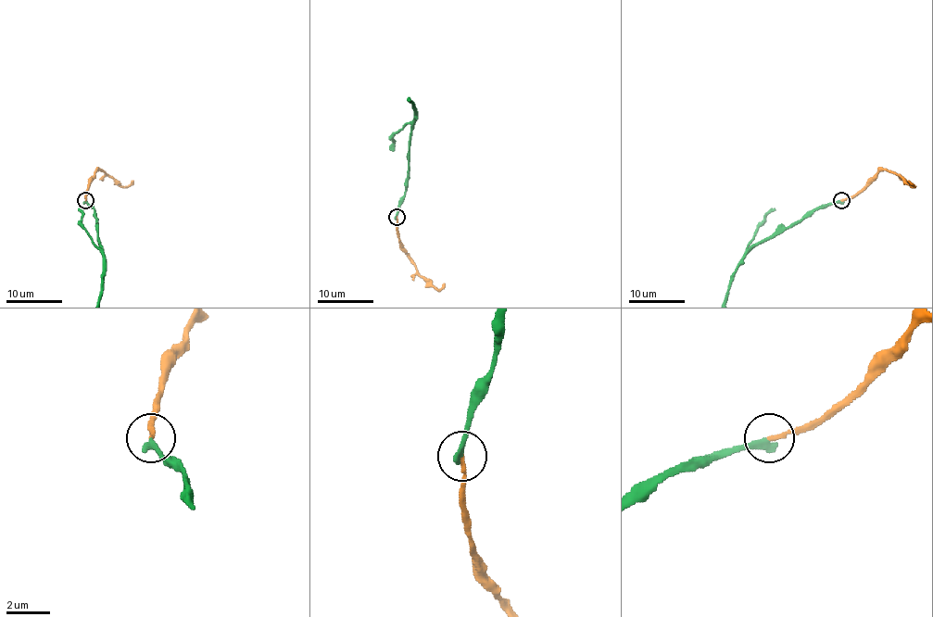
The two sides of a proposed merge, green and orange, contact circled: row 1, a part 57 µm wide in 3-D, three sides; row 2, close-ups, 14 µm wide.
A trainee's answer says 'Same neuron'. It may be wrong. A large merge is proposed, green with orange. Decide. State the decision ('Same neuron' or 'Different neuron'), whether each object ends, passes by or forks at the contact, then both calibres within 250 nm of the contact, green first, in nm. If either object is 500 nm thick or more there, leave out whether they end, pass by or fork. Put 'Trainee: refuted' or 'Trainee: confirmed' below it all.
Same neuron. At the ring green ends. At the ring orange ends. Thickness 320 nm (green) against 160 nm
Trainee: confirmed

